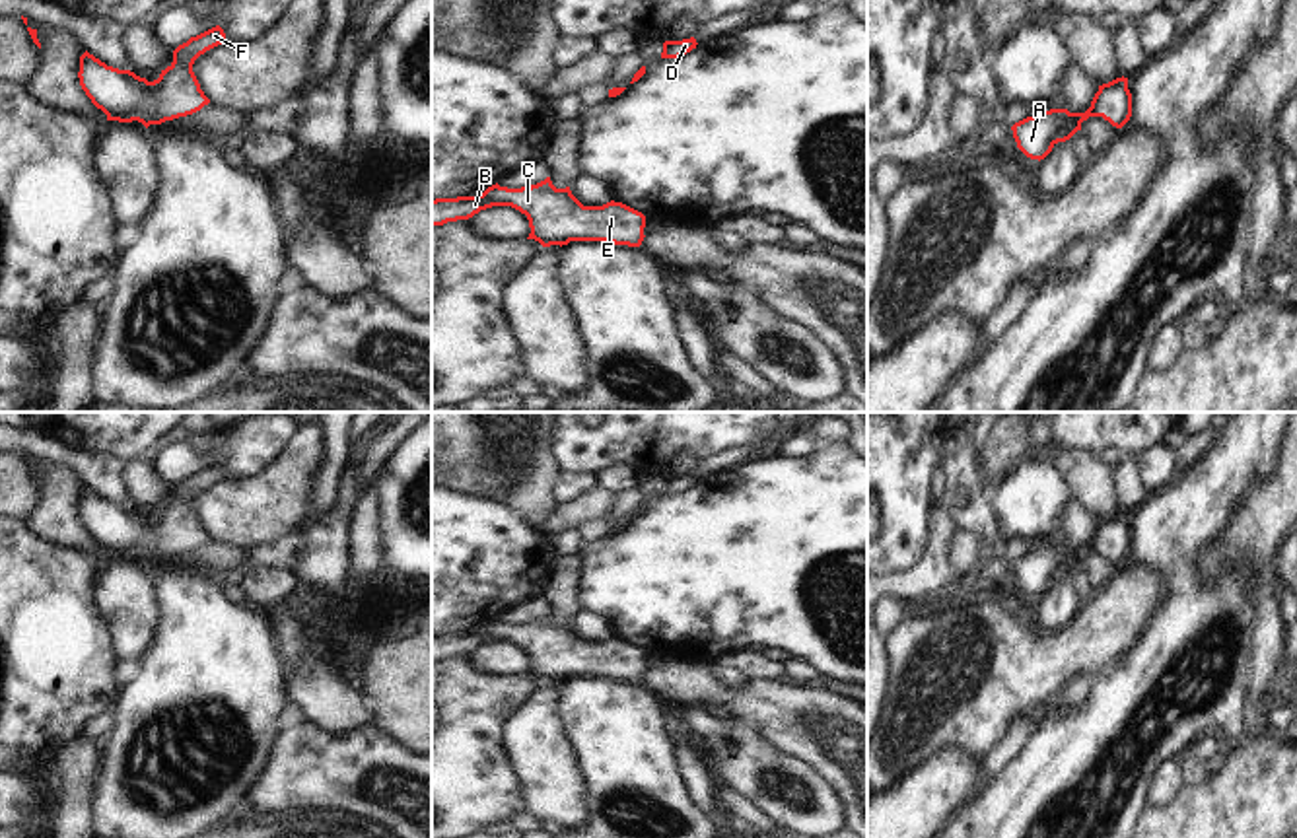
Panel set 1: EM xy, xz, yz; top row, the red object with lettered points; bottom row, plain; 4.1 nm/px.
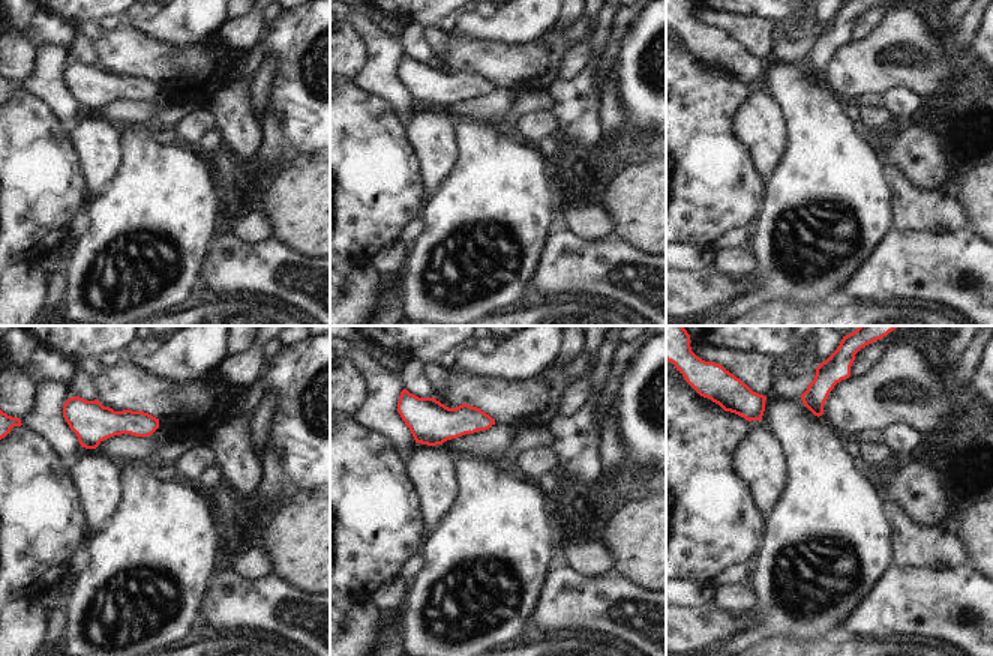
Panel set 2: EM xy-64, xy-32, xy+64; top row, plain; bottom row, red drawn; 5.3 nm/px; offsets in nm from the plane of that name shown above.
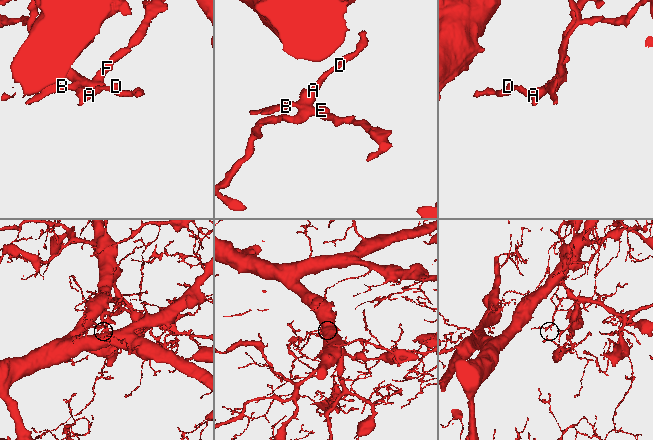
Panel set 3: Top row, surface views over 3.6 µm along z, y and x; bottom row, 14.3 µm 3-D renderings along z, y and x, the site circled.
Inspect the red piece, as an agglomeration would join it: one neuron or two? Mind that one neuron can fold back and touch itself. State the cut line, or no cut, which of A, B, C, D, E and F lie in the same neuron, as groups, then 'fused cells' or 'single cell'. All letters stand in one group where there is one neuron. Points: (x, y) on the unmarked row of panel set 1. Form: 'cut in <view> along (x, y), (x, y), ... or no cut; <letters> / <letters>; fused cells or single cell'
no cut; A B C D E F; single cell

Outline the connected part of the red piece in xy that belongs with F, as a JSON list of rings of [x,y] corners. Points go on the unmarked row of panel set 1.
[[[220,461],[191,472],[173,486],[173,498],[148,517],[130,506],[107,502],[88,486],[80,492],[80,521],[107,556],[138,556],[146,564],[200,546],[210,535],[193,507],[194,496],[226,478]]]

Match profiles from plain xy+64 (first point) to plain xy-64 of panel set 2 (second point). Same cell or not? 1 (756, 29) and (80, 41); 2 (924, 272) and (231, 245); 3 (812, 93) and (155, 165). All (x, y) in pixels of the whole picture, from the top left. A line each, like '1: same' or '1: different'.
1: same
2: same
3: same

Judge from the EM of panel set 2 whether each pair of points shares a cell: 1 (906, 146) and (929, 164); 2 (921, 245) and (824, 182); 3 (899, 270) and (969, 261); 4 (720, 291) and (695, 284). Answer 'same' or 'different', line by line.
1: same
2: different
3: same
4: same

